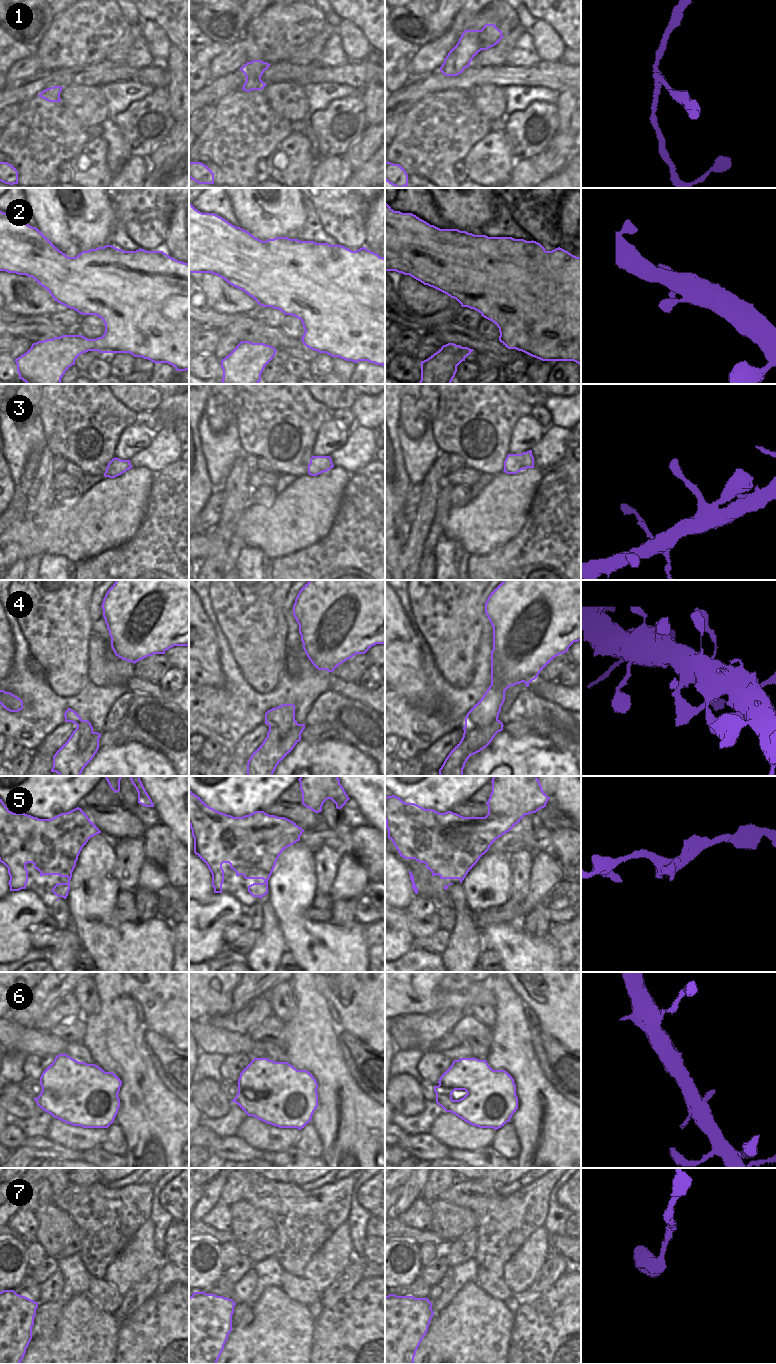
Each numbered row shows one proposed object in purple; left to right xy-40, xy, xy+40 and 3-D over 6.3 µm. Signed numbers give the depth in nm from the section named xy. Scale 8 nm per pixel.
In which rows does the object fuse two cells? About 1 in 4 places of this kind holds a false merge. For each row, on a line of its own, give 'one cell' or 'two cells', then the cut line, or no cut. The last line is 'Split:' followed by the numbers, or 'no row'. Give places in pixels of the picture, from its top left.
1: one cell | no cut
2: one cell | no cut
3: one cell | no cut
4: two cells | xy-40 (77, 727), (80, 729), (79, 748), (82, 751)
5: one cell | no cut
6: one cell | no cut
7: one cell | no cut
Split: 4

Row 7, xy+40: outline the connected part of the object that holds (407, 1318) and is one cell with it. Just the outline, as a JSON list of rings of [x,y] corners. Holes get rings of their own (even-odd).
[[[397,1296],[385,1297],[385,1364],[413,1364],[416,1351],[428,1331],[434,1315],[428,1298]]]

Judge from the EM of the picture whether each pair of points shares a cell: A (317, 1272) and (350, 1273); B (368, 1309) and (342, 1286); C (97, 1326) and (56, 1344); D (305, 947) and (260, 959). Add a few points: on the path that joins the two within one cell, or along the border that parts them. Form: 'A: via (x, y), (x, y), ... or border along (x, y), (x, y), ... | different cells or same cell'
A: border along (353, 1259), (324, 1291) | different cells
B: border along (363, 1277), (330, 1306) | different cells
C: via (87, 1334), (83, 1334), (73, 1344), (66, 1344) | same cell
D: border along (279, 927), (286, 950) | different cells

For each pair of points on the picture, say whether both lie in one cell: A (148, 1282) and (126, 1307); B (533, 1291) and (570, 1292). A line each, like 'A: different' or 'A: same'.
A: same
B: different

